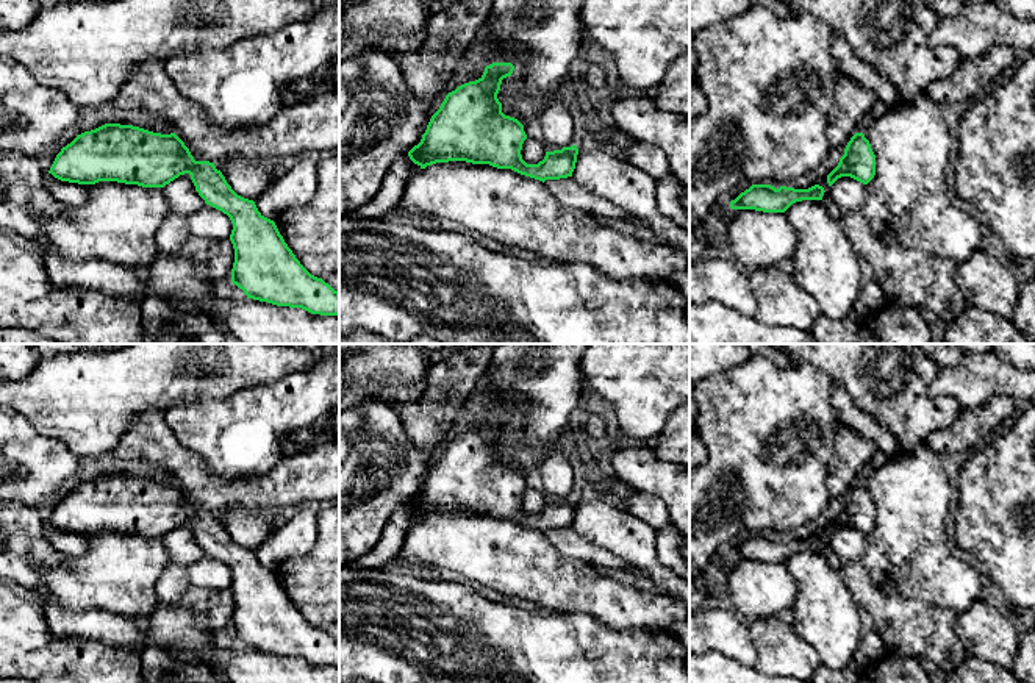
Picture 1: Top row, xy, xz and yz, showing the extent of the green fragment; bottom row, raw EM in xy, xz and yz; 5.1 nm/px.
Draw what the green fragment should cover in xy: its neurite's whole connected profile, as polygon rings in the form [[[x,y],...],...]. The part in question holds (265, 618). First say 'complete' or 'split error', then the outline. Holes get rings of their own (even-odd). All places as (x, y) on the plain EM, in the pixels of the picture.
complete | [[[105,474],[63,497],[48,524],[78,535],[117,531],[142,538],[164,538],[189,524],[205,553],[227,564],[233,574],[231,633],[247,649],[339,667],[339,642],[311,625],[275,572],[264,567],[253,550],[238,545],[214,513],[195,511],[175,483]]]

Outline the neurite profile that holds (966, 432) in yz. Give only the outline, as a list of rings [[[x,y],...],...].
[[[960,408],[951,427],[932,431],[926,441],[937,455],[946,458],[968,449],[976,450],[987,438],[976,409]]]

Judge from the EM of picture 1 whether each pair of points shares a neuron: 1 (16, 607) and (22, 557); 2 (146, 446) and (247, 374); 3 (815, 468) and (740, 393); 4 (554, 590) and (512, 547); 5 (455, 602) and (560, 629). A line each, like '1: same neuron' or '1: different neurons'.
1: different neurons
2: different neurons
3: same neuron
4: same neuron
5: same neuron

